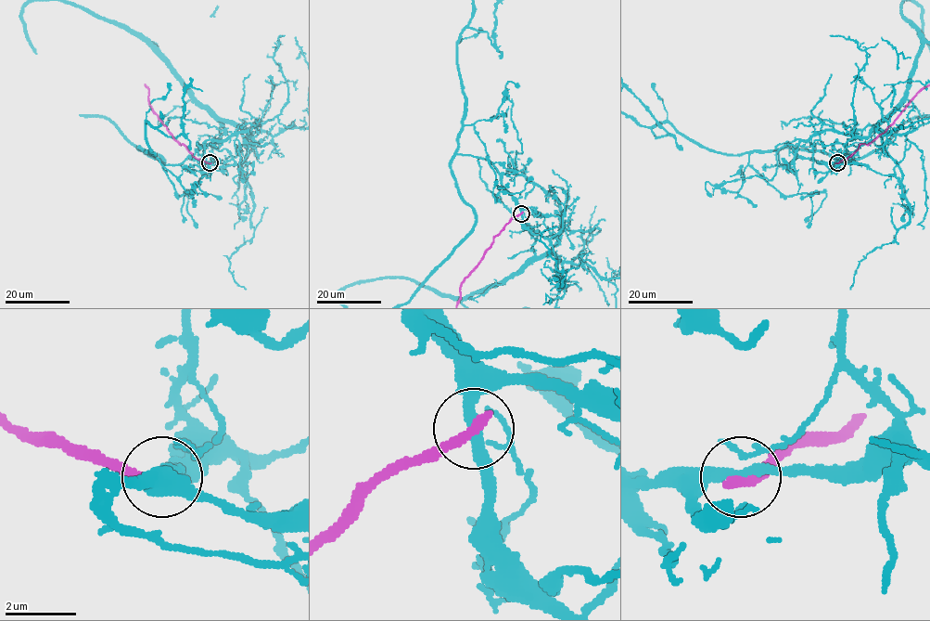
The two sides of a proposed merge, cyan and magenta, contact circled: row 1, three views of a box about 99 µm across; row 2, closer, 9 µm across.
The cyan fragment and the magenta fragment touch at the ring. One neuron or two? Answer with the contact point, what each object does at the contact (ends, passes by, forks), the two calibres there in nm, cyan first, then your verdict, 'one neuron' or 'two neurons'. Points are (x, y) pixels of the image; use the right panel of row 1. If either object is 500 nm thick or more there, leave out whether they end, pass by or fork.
at (837, 162); cyan forks there; magenta ends there; 240 nm thick on the cyan side, 360 nm on the other; two neurons

